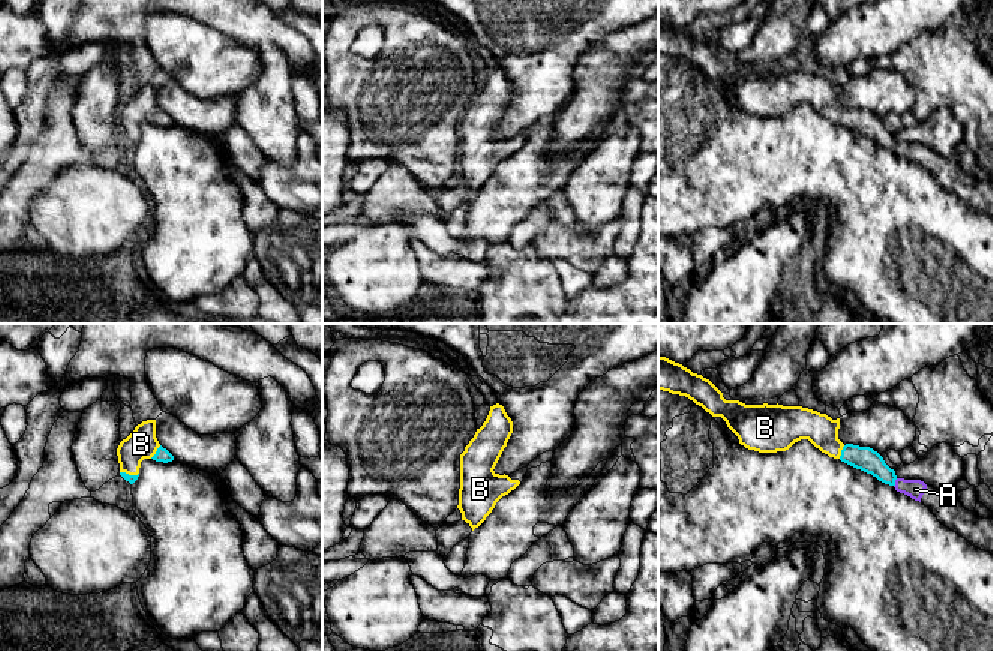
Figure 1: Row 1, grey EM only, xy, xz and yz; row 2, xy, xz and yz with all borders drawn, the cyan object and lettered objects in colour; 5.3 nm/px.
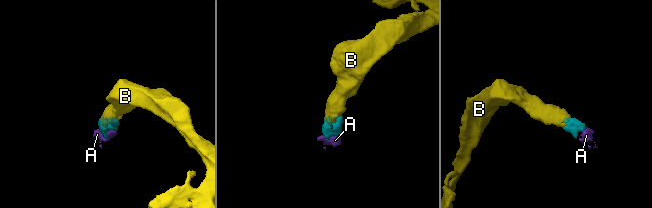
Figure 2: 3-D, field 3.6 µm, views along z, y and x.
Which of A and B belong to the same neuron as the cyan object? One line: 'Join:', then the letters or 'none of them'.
Join: A, B

